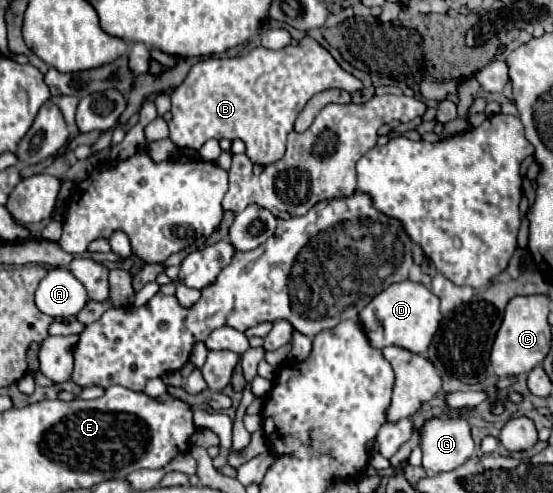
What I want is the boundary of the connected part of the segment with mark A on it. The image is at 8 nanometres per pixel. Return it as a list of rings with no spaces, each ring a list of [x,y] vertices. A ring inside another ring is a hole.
[[[55,267],[39,283],[35,293],[37,309],[51,317],[77,315],[87,303],[87,291],[69,269]]]

